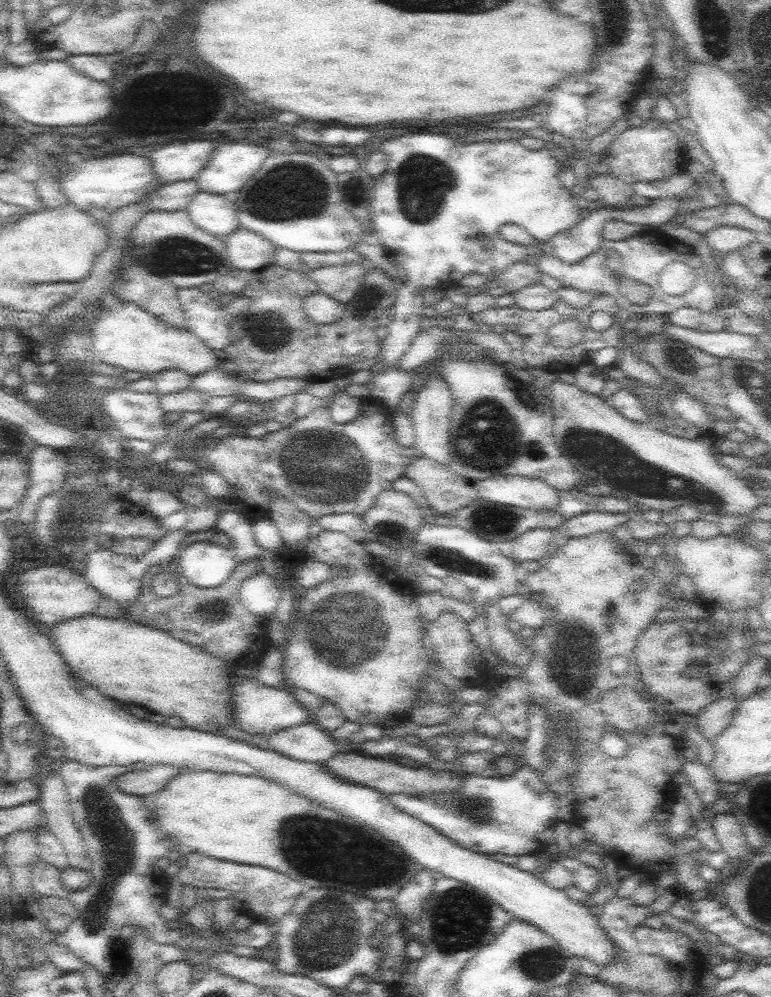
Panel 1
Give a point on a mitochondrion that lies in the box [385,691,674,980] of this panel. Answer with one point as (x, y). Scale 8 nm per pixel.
(470, 918)

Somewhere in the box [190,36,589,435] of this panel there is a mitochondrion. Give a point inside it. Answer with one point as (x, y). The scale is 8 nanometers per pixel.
(285, 195)

